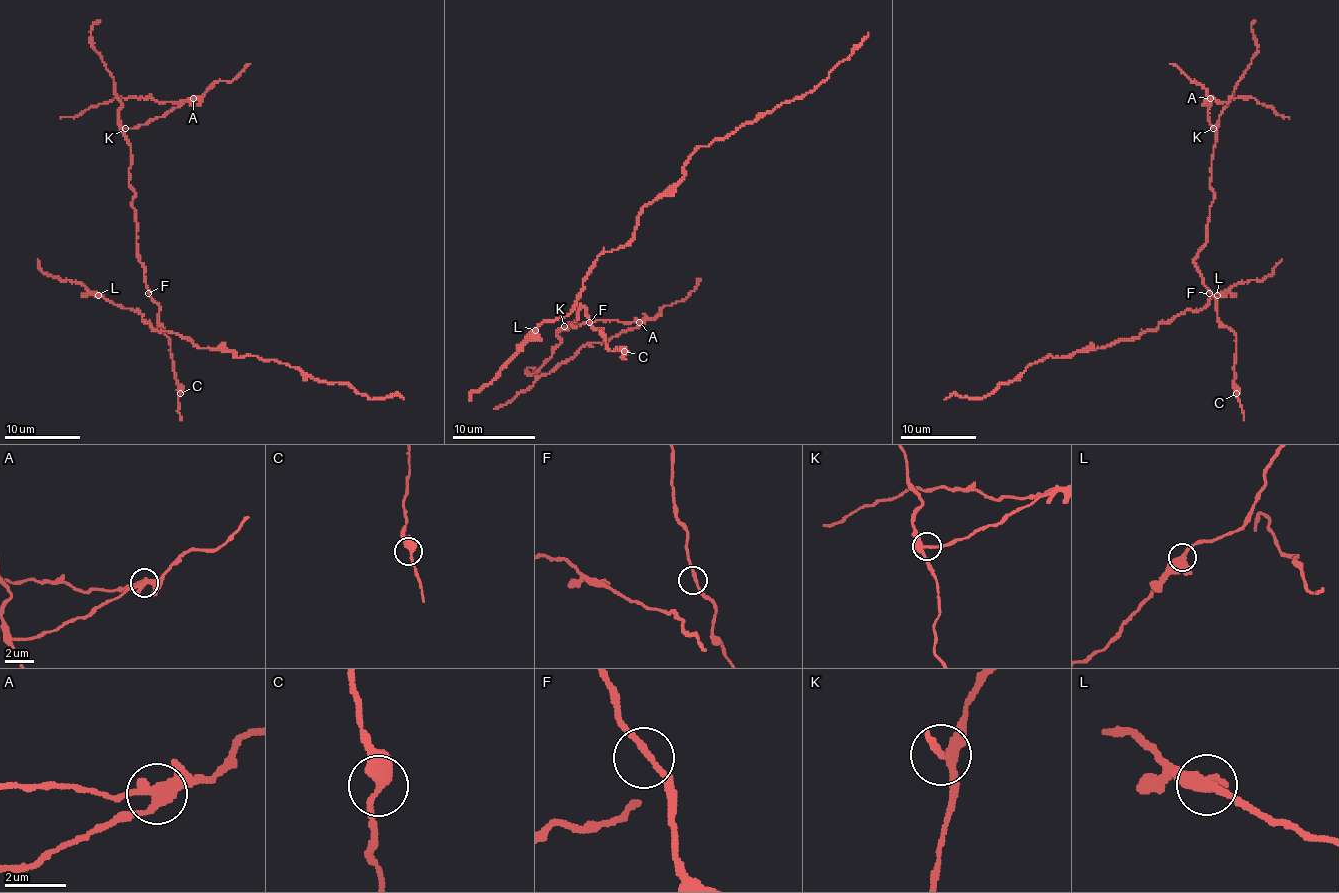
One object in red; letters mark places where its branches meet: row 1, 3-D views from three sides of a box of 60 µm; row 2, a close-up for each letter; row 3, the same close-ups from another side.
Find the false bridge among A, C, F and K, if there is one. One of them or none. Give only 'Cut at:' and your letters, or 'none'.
Cut at: A

